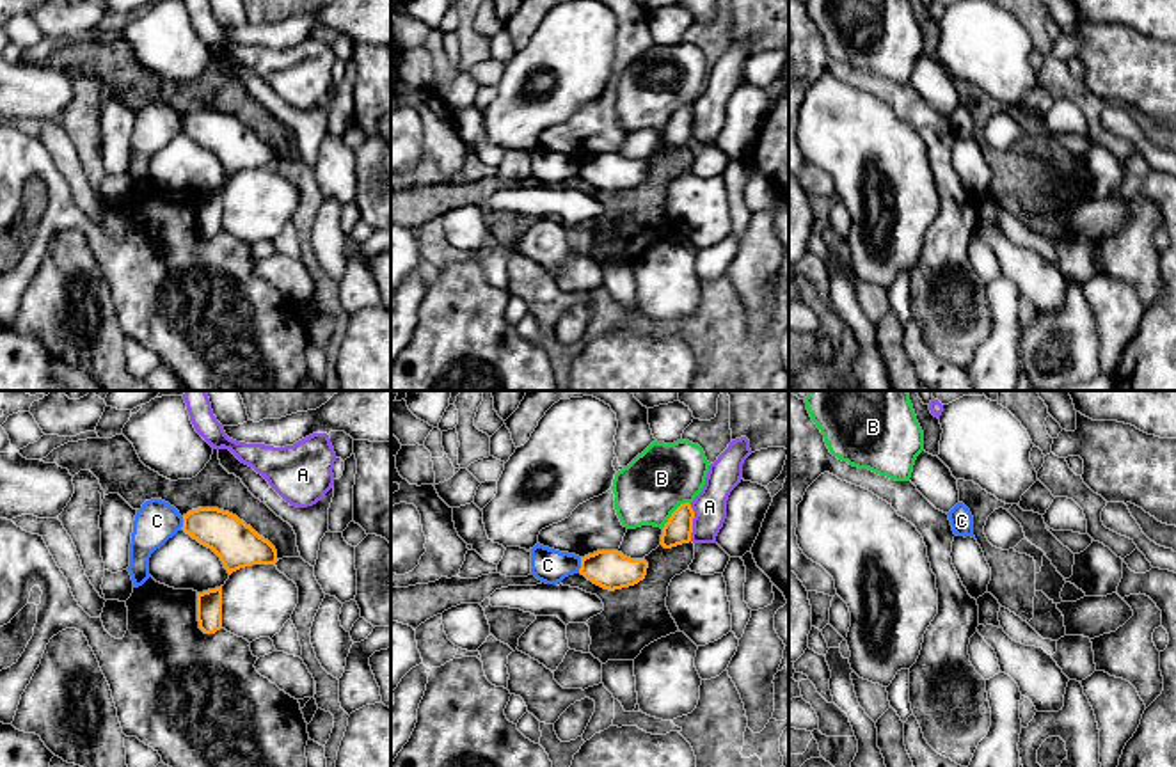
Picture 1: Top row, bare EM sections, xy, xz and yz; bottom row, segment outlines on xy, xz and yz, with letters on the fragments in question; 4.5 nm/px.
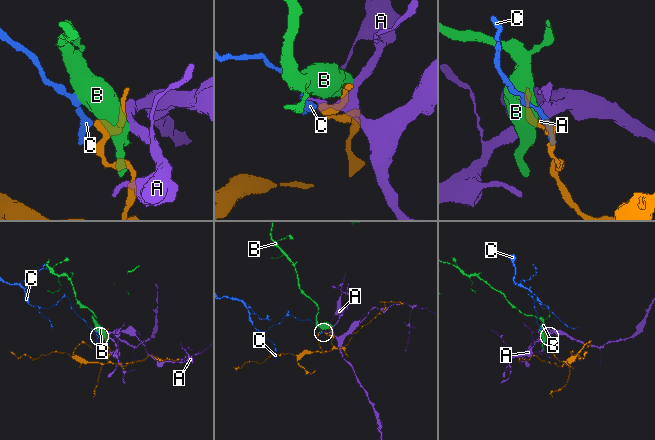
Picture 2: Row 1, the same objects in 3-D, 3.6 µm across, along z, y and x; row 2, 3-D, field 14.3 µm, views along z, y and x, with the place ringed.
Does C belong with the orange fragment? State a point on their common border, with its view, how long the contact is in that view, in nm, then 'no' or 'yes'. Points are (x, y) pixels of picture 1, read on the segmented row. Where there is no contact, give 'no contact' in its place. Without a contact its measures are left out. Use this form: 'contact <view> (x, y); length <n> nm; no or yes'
contact xz (581, 565); length 70 nm; no

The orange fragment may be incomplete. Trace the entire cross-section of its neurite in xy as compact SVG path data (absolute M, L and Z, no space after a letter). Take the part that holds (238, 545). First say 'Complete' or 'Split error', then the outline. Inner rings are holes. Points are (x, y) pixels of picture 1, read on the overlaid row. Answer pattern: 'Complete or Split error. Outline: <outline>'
Complete. Outline: M197 508L183 515L187 534L211 549L231 575L252 565L275 565L275 547L236 515L219 508Z

